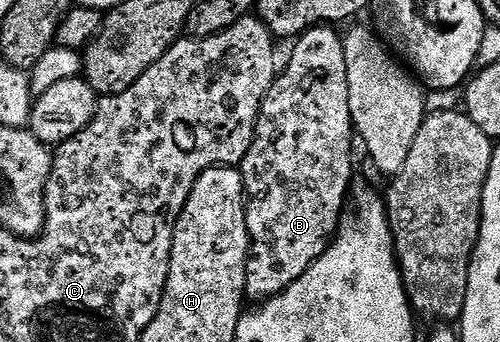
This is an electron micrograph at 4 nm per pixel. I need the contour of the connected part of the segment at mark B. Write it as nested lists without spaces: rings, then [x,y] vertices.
[[[317,25],[293,42],[290,66],[275,76],[274,85],[258,112],[254,142],[240,166],[247,195],[246,222],[250,236],[250,256],[246,259],[246,297],[254,303],[269,301],[278,293],[283,293],[330,246],[344,216],[342,204],[345,201],[347,204],[355,180],[356,134],[348,103],[344,47],[342,37],[336,30],[328,25]]]

